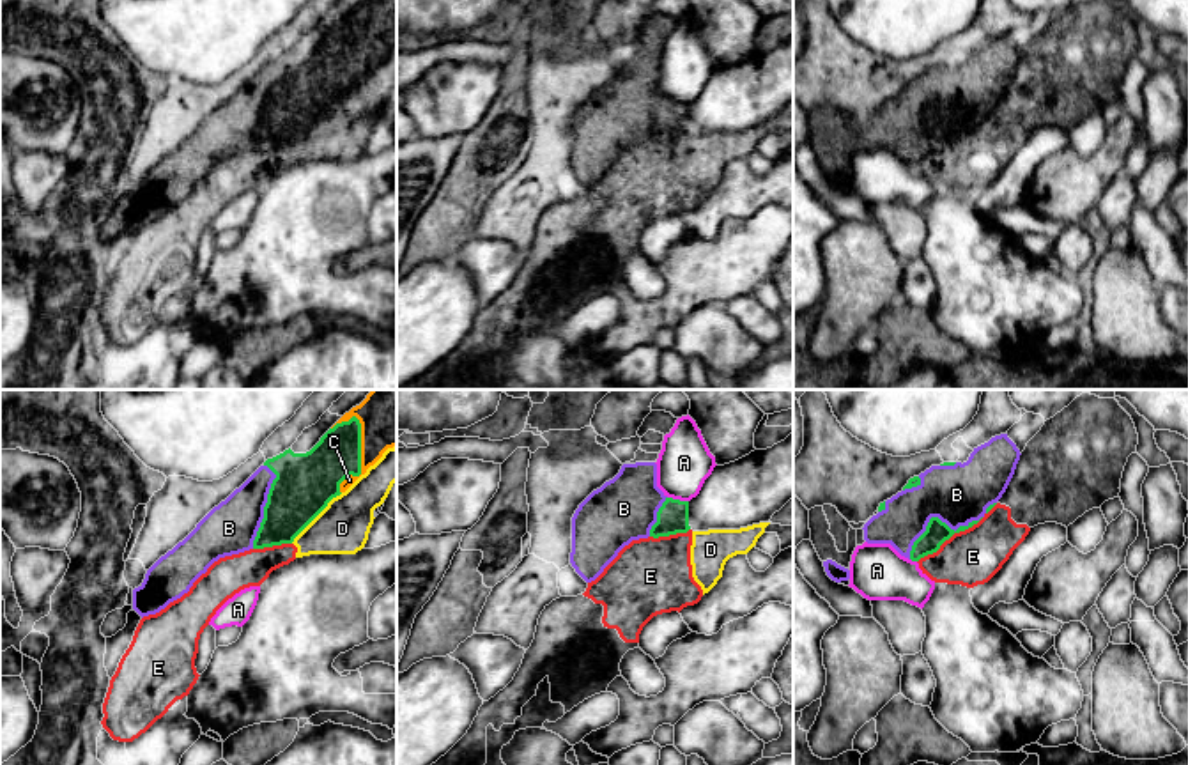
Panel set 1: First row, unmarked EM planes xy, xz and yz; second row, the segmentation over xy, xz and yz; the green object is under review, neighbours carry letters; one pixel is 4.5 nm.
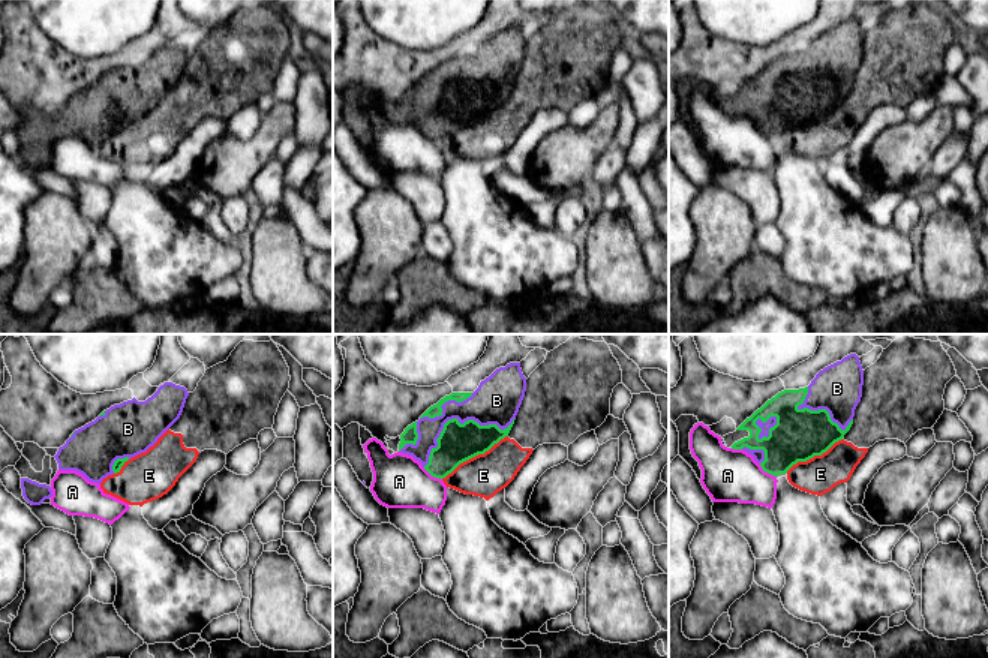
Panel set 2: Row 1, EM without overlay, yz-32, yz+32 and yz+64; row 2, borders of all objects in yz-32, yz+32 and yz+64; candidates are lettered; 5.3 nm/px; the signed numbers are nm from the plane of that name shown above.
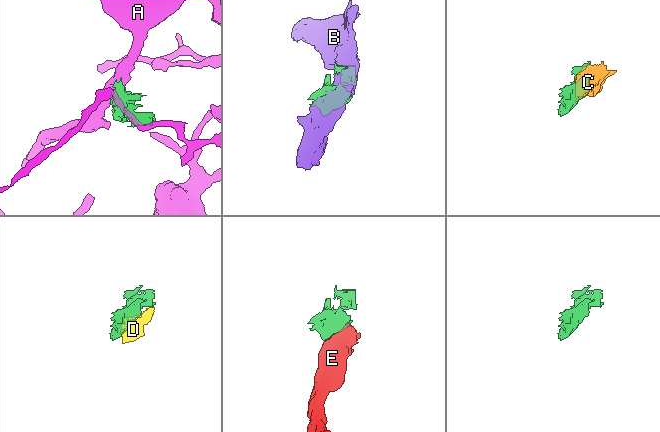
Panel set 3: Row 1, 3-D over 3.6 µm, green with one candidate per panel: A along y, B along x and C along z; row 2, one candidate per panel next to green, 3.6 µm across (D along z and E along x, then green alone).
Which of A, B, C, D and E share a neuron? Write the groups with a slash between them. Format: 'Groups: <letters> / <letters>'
Groups: A / B C / D E

